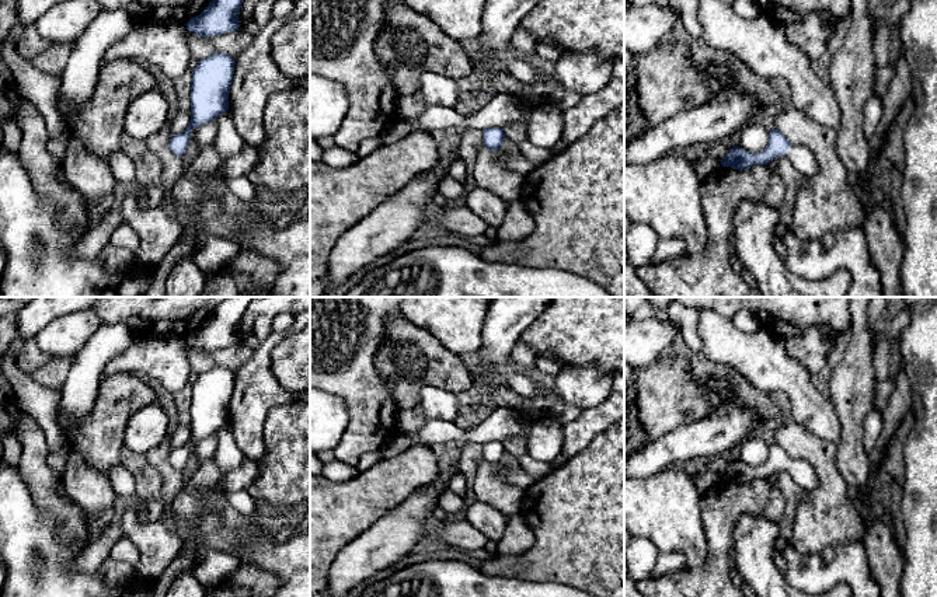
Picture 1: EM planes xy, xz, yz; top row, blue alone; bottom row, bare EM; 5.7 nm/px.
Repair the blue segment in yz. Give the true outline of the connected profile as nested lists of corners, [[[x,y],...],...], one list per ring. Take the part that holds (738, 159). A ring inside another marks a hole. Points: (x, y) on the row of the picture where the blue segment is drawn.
[[[778,129],[769,132],[769,144],[759,153],[749,153],[734,144],[721,165],[743,171],[756,164],[767,165],[777,157],[787,157],[791,165],[805,177],[818,172],[818,163],[812,151],[805,146],[791,144]]]

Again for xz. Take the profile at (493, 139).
[[[487,128],[483,130],[483,133],[484,147],[492,150],[494,157],[499,160],[508,170],[516,171],[522,175],[527,175],[536,168],[536,165],[525,156],[508,156],[499,150],[502,140],[505,139],[502,128]]]

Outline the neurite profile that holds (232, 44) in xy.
[[[241,28],[222,34],[217,36],[198,36],[187,29],[185,38],[191,49],[191,55],[196,60],[202,60],[217,52],[237,57],[252,42],[252,35]]]

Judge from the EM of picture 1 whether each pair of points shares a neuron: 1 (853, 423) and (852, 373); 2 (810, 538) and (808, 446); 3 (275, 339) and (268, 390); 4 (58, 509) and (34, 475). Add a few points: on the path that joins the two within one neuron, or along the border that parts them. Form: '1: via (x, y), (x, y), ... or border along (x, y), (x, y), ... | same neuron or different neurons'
1: via (852, 411), (852, 386) | same neuron
2: via (819, 516), (825, 506), (825, 468) | same neuron
3: via (263, 352), (263, 377) | same neuron
4: via (49, 501), (42, 484) | same neuron

